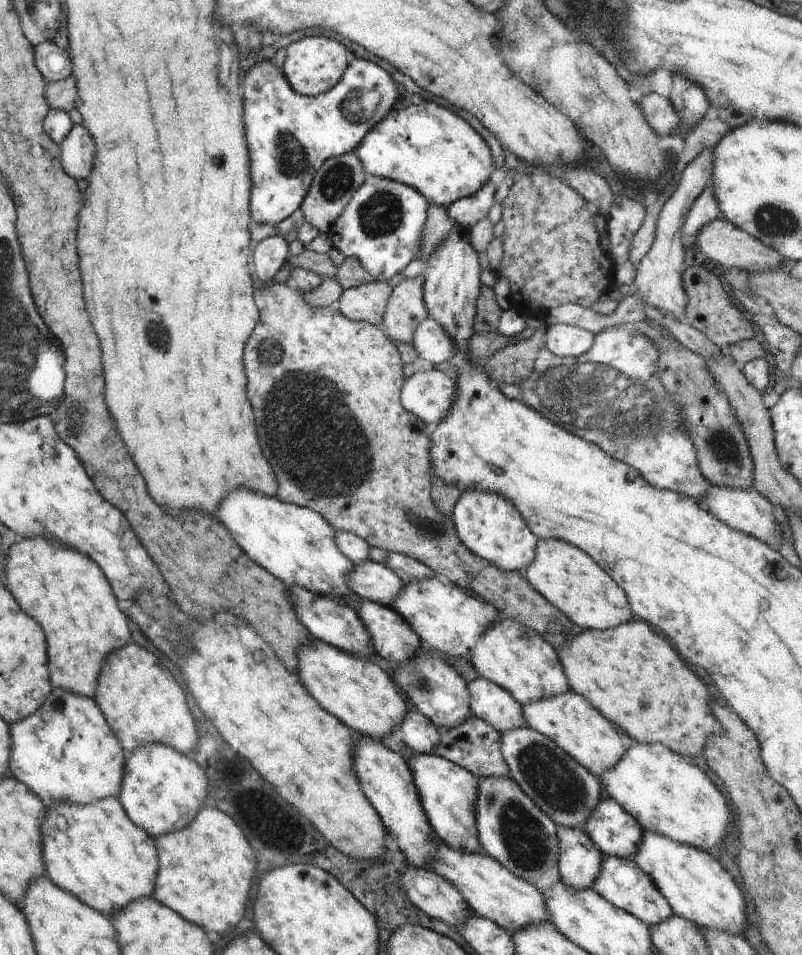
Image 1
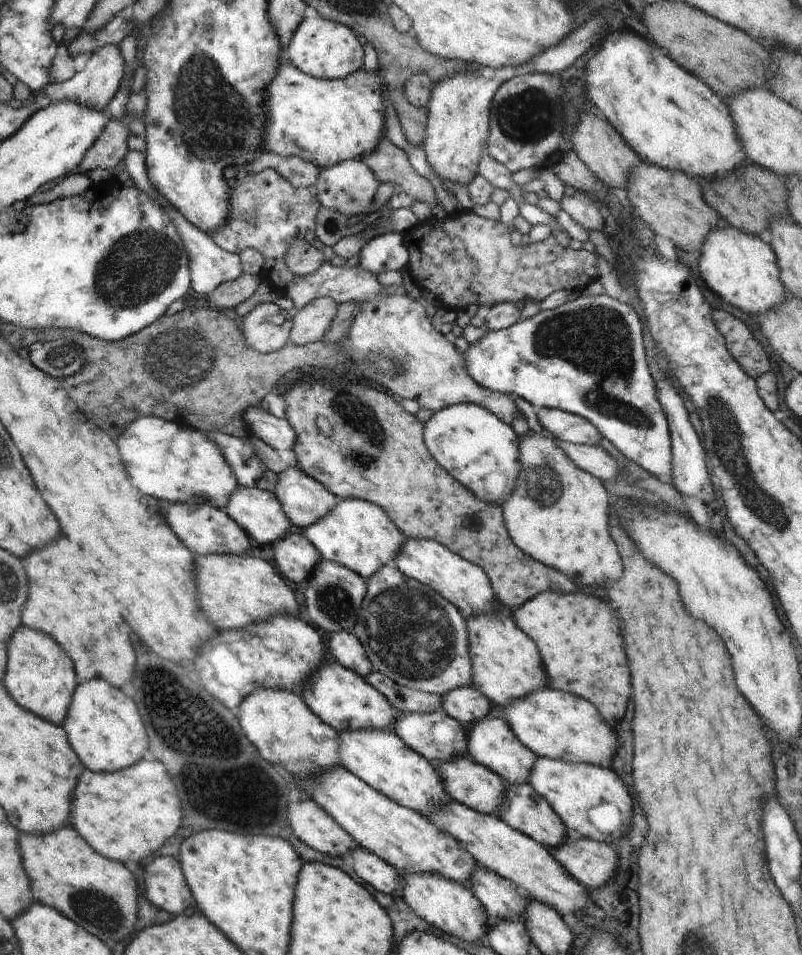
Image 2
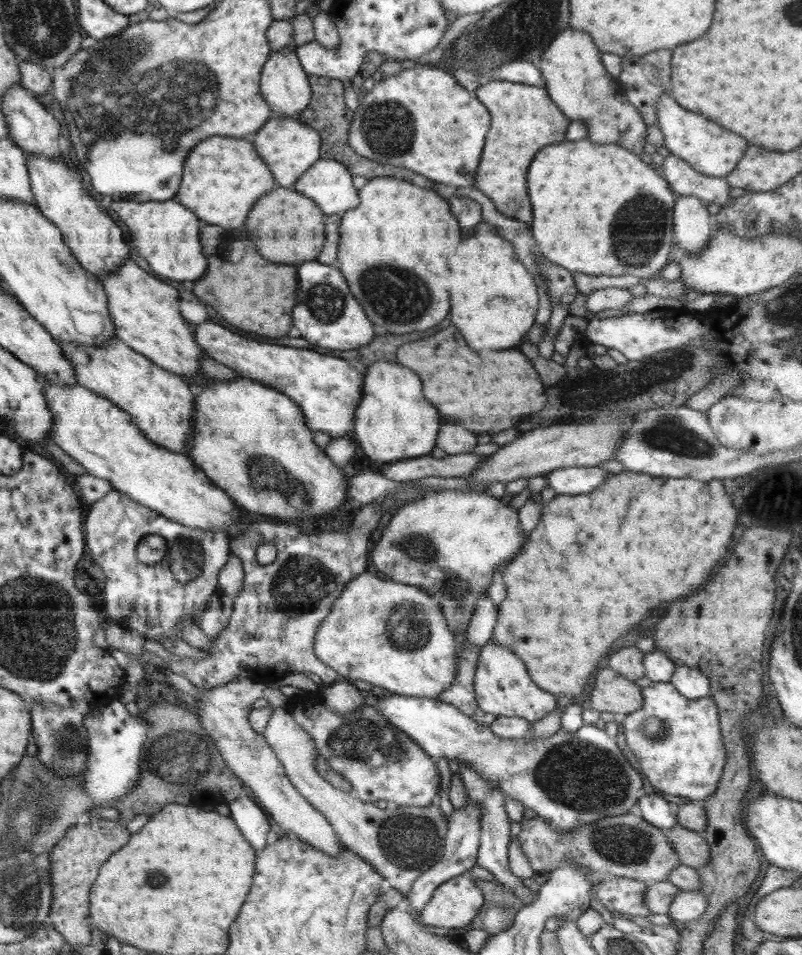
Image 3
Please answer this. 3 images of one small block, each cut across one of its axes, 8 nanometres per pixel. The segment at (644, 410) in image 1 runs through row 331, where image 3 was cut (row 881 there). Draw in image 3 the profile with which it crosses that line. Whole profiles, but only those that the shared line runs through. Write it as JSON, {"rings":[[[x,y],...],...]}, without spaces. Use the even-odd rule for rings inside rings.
{"rings":[[[606,876],[591,892],[614,914],[630,918],[648,918],[652,914],[644,904],[644,893],[648,887],[635,879]]]}

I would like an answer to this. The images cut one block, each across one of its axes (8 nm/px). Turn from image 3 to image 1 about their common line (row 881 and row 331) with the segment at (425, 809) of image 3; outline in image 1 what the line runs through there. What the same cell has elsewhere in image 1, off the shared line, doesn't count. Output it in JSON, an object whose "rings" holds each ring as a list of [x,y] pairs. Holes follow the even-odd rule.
{"rings":[[[424,275],[405,278],[392,289],[381,324],[389,339],[400,345],[412,345],[418,326],[428,316],[423,300]]]}

